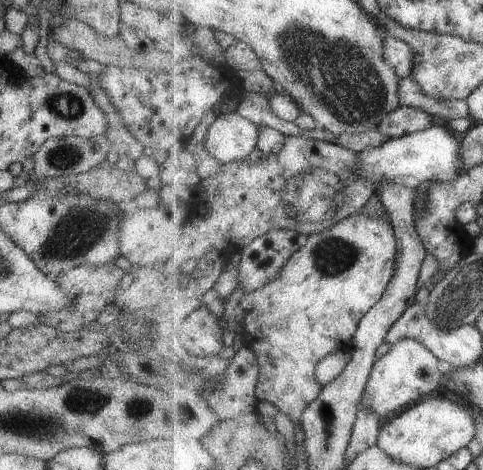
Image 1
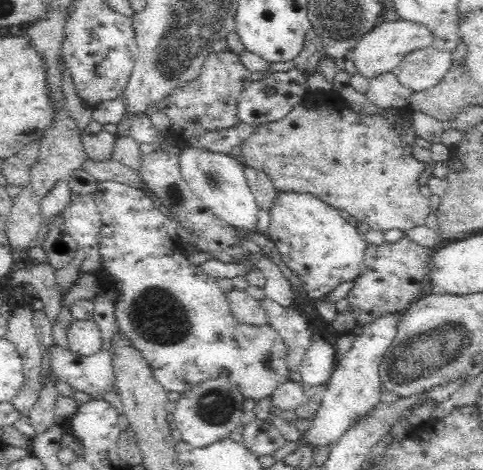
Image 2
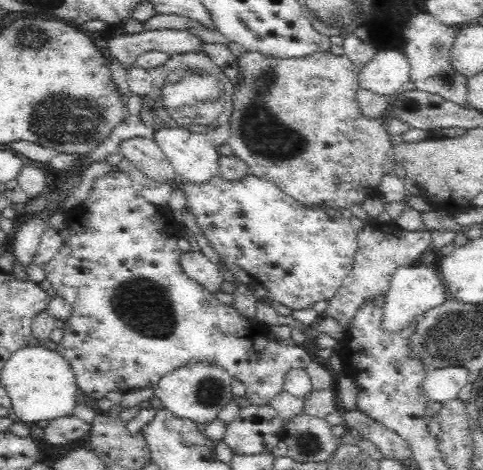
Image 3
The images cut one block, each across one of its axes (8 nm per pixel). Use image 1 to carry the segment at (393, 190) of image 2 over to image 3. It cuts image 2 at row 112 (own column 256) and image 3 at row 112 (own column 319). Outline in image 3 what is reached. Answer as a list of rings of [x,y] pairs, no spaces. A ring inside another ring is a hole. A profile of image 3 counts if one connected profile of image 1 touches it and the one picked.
[[[320,50],[310,53],[308,56],[293,59],[275,59],[274,57],[257,52],[245,52],[238,57],[238,64],[241,79],[233,88],[233,111],[228,122],[231,133],[227,143],[231,146],[233,154],[242,159],[250,167],[252,175],[277,184],[277,187],[282,189],[282,192],[309,207],[329,209],[350,208],[352,204],[362,204],[366,197],[378,197],[377,188],[381,185],[382,176],[392,173],[394,166],[397,164],[393,144],[390,141],[389,129],[385,121],[388,118],[393,118],[394,99],[386,104],[386,108],[382,108],[380,116],[366,116],[364,109],[361,108],[361,105],[357,101],[357,90],[360,87],[358,82],[360,69],[345,54],[335,55],[329,50]]]

